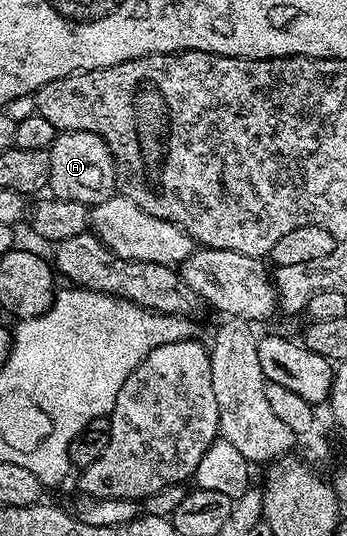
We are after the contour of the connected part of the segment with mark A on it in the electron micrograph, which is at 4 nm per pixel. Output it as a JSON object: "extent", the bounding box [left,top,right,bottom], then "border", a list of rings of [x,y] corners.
{"extent":[48,132,118,206],"border":[[[58,132],[48,153],[51,158],[49,188],[56,199],[92,206],[107,202],[107,198],[111,198],[118,191],[117,167],[107,142],[99,138],[99,134]]]}

